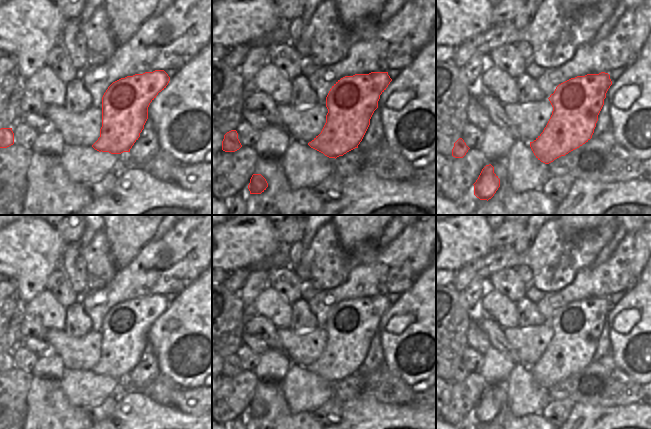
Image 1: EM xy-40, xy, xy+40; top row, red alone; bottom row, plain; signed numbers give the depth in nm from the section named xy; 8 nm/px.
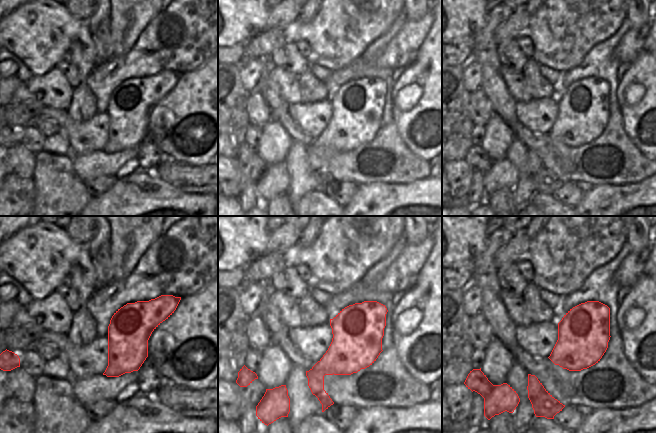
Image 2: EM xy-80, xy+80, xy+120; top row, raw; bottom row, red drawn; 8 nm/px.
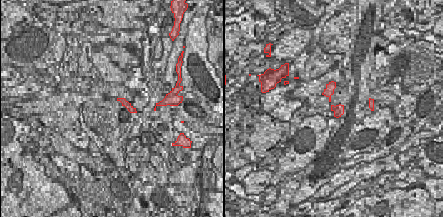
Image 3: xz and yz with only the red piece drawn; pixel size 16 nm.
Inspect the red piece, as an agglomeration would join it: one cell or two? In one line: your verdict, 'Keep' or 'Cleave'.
Cleave

